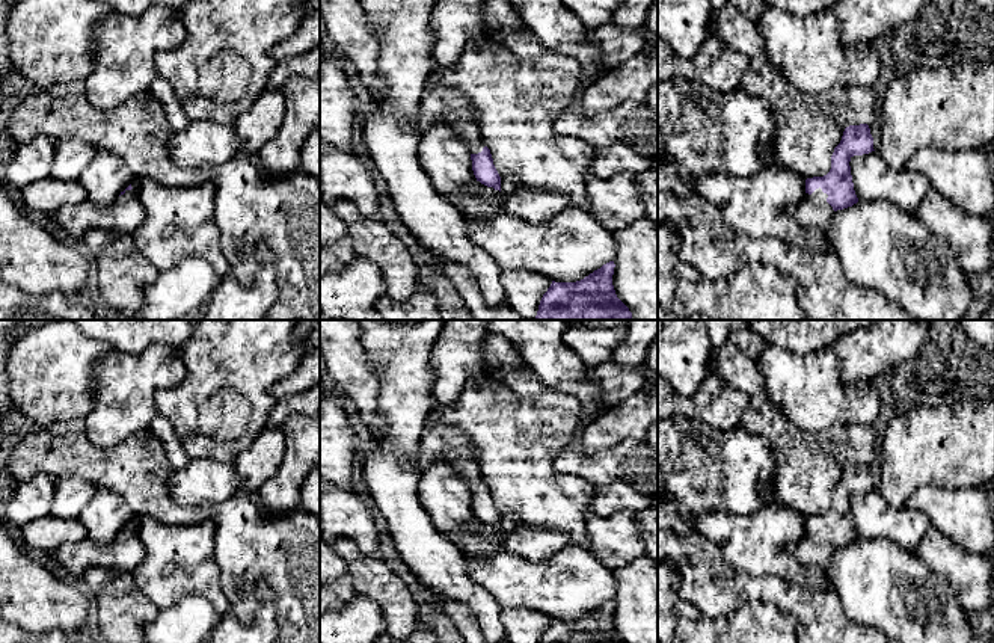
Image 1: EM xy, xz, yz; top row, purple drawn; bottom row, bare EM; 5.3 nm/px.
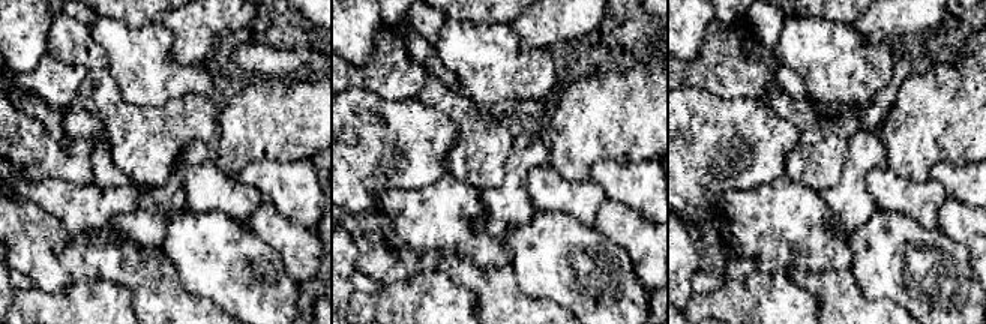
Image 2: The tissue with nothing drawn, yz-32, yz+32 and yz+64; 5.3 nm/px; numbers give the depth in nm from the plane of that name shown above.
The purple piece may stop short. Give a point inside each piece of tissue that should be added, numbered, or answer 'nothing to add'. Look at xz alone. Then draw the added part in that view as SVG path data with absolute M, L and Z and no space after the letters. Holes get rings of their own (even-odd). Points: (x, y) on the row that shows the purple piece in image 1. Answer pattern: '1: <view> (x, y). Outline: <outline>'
1: xz (438, 101). Outline: M434 62L427 78L415 128L422 137L434 119L445 119L454 134L465 142L469 152L478 154L486 145L481 139L480 125L474 121L469 101L460 91L433 82L437 66Z

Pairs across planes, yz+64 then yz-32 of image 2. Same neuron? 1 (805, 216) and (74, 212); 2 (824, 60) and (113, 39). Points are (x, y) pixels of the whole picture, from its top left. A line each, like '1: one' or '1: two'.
1: one
2: one

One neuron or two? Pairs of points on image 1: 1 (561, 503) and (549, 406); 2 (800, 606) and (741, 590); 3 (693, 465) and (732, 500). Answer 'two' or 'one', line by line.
1: one
2: one
3: one

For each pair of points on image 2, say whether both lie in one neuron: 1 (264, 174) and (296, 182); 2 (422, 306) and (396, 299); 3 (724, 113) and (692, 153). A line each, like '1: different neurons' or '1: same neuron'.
1: same neuron
2: same neuron
3: same neuron

